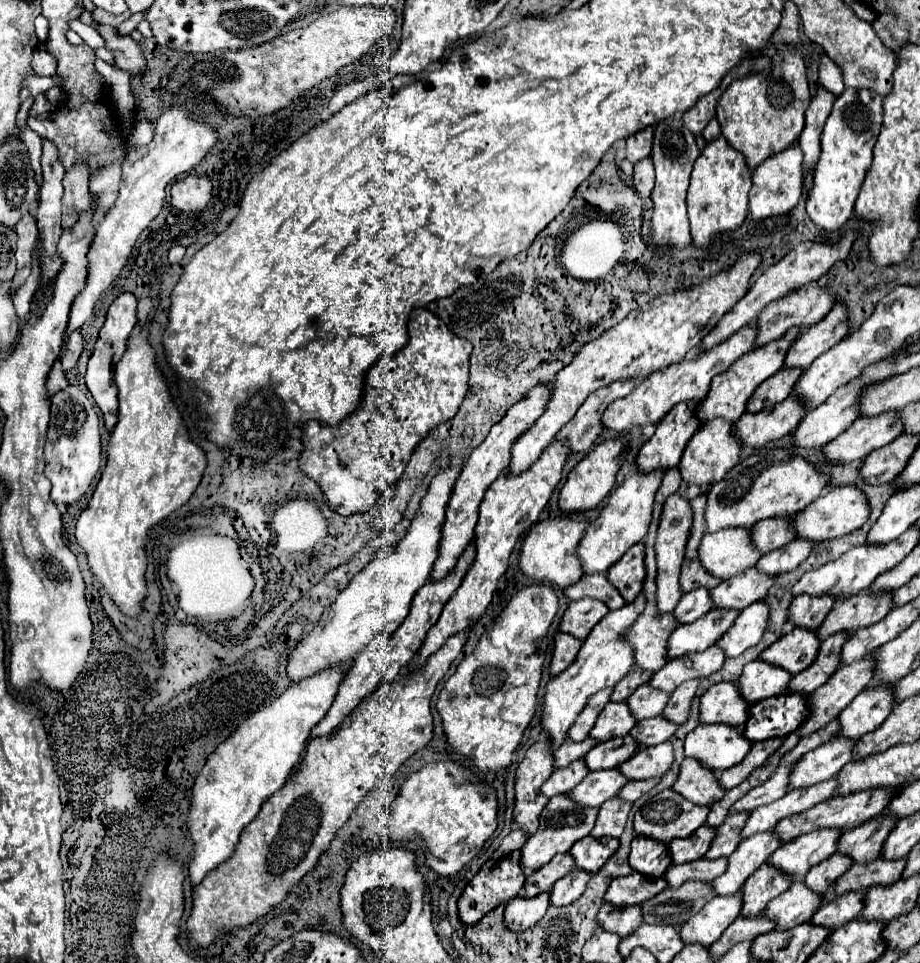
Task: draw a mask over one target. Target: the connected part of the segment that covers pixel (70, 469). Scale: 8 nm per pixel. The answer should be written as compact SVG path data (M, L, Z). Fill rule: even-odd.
M69 385L51 399L51 421L45 443L45 477L51 481L51 501L61 507L75 505L89 489L101 463L101 435L95 403L87 391Z

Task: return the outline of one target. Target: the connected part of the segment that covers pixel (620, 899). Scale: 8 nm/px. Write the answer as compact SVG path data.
M631 873L625 877L617 877L611 881L607 893L605 893L605 903L615 905L615 907L629 907L629 905L641 905L647 899L655 897L659 891L663 891L665 879L649 879L641 877L639 873Z

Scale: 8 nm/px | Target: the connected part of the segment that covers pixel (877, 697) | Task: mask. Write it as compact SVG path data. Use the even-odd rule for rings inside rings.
M875 687L861 691L851 701L851 705L845 707L837 717L841 729L835 737L859 739L861 735L877 729L893 709L893 705L889 705L889 691L891 689L875 689Z

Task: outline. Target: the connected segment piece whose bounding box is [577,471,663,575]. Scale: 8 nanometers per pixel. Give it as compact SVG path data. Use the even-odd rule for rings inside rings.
M653 471L647 475L633 473L615 491L611 491L607 505L601 509L599 517L589 523L581 543L577 547L577 555L581 559L583 573L589 573L589 575L605 573L613 563L617 563L625 555L625 551L629 547L633 547L647 535L653 499L655 499L657 487L661 485L661 477L663 477L663 471Z

